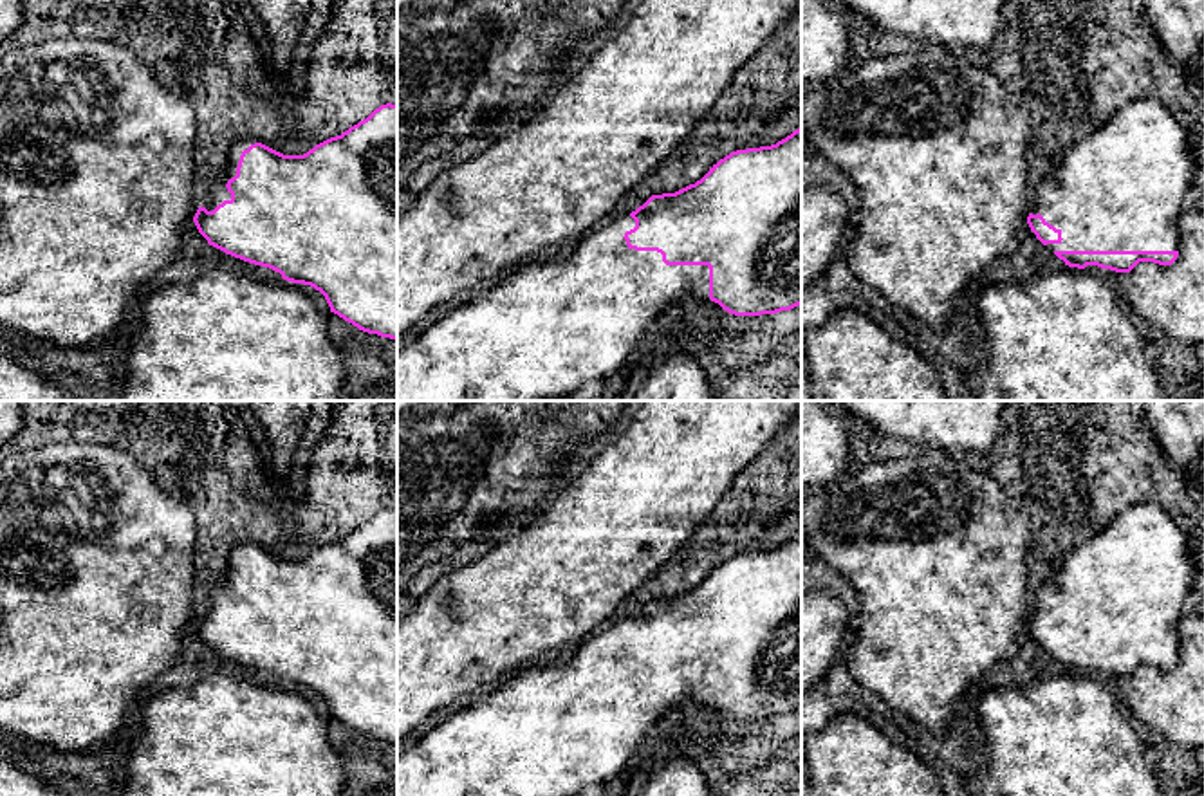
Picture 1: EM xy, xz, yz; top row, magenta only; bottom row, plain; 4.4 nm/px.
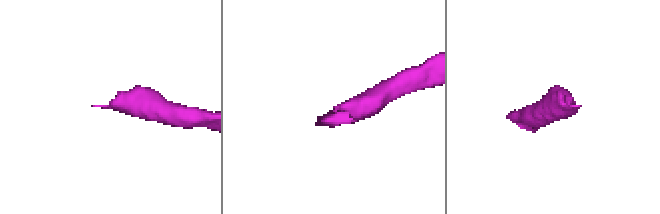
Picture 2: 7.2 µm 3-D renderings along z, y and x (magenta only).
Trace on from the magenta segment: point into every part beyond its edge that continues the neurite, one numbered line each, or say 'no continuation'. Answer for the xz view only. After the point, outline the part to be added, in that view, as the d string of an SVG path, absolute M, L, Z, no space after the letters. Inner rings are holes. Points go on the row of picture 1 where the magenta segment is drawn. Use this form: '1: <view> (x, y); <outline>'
1: xz (544, 331); M625 215L616 220L607 220L587 233L574 245L565 260L549 258L545 262L529 264L498 278L491 287L480 289L466 303L455 307L439 321L435 321L413 343L397 352L397 401L543 401L567 397L587 383L608 379L616 370L626 365L634 347L641 336L652 329L655 319L668 310L671 303L684 296L718 305L709 300L709 267L708 265L666 265L657 251L635 251L623 238L626 231L635 227L635 220Z

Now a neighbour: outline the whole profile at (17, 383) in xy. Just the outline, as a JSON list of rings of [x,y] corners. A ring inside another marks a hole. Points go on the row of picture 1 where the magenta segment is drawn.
[[[0,356],[0,401],[74,401],[56,381]]]

